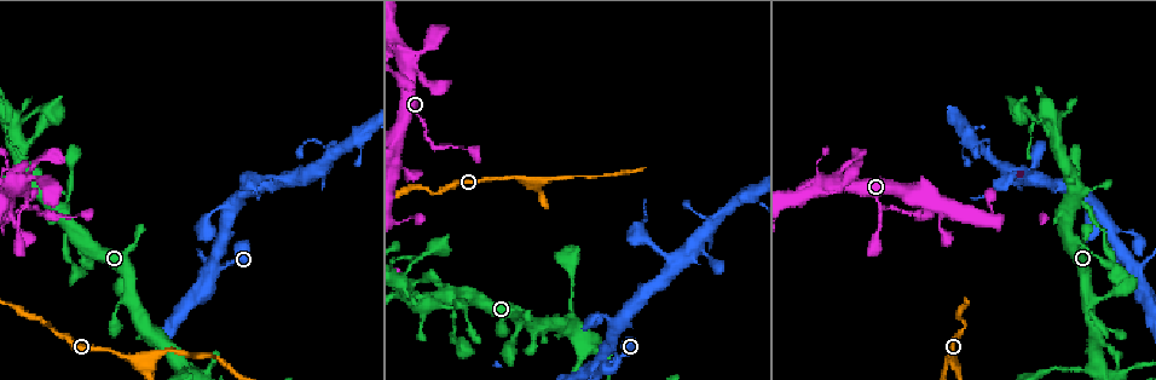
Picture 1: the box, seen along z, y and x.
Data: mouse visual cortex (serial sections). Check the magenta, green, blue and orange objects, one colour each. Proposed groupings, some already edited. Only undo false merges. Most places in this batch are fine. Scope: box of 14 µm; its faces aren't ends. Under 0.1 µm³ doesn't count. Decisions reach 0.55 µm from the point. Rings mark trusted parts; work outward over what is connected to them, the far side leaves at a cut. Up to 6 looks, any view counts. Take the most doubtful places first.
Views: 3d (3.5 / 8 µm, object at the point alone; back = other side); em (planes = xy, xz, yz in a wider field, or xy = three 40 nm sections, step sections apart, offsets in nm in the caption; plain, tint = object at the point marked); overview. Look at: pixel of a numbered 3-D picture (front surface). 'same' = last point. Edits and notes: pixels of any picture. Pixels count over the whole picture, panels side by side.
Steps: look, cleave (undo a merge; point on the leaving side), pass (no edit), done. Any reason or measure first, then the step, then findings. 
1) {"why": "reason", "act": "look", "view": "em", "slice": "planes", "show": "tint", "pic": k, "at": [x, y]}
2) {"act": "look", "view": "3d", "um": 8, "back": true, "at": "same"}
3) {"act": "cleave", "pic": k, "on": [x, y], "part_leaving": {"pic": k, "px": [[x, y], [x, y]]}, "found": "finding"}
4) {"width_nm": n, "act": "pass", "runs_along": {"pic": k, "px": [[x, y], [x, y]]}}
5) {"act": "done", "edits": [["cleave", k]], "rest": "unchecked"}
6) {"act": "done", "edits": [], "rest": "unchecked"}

{"why": "arms part here", "act": "look", "view": "3d", "um": 8, "back": true, "pic": 1, "at": [145, 365]}

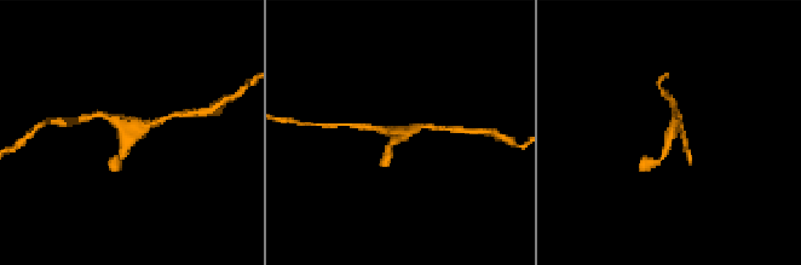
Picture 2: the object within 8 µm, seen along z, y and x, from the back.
{"why": "closer look", "act": "look", "view": "3d", "um": 3.5, "pic": 2, "at": [126, 132]}

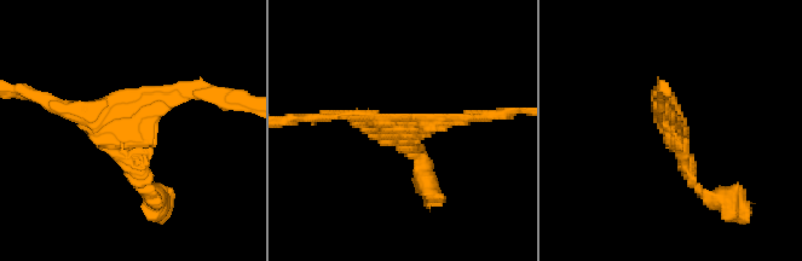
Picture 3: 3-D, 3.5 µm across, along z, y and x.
{"act": "look", "view": "em", "slice": "xy", "step": 5, "show": "tint", "pic": 3, "at": [398, 129]}

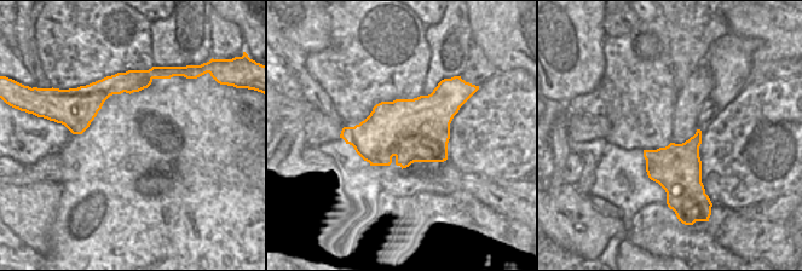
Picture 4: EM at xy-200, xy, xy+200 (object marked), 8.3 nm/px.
{"width_nm": 550, "act": "pass", "runs_along": {"pic": 3, "px": [[57, 108], [127, 133], [195, 92]]}, "found": "continuous, no second cell"}

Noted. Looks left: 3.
{"why": "thin neck", "act": "look", "view": "3d", "um": 3.5, "pic": 1, "at": [881, 215]}

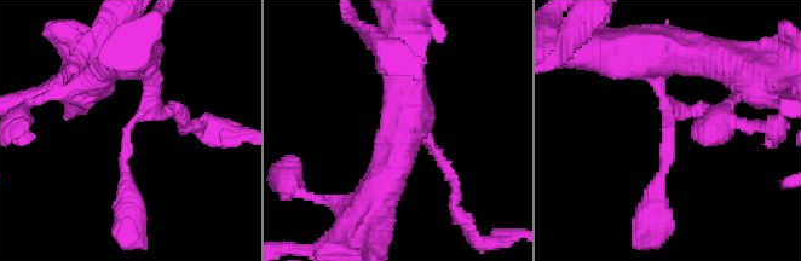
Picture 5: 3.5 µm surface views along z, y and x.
{"act": "look", "view": "em", "slice": "xy", "step": 1, "show": "tint", "pic": 5, "at": [672, 126]}

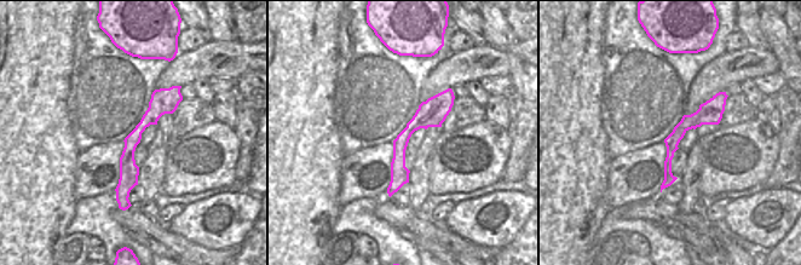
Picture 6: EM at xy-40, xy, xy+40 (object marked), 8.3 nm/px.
{"arms": 3, "act": "pass", "runs_along": {"pic": 6, "px": [[174, 90], [131, 142], [124, 199]]}, "found": "continuous, no second cell"}

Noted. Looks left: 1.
{"why": "narrows sharply", "act": "look", "view": "3d", "um": 3.5, "pic": 1, "at": [458, 340]}

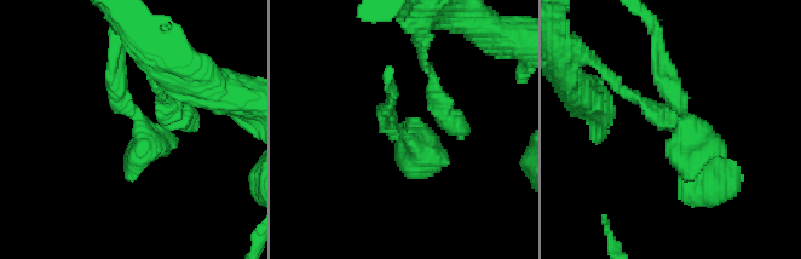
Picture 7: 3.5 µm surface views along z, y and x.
{"act": "pass", "runs_along": {"pic": 7, "px": [[658, 47], [689, 137], [726, 155]]}, "found": "all the same cell"}

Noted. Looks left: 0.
{"act": "done", "edits": [], "rest": "unchecked"}

